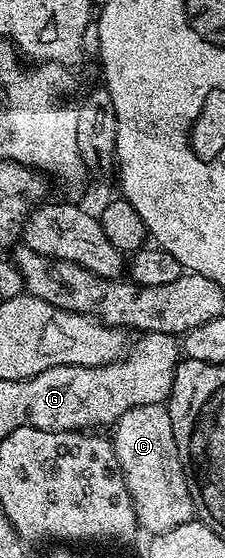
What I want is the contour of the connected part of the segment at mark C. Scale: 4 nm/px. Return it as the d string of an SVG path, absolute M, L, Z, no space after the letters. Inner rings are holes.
M163 403L144 404L124 412L122 419L113 427L112 441L116 460L134 501L139 527L145 533L147 530L147 535L172 532L172 528L180 528L180 524L195 517L190 480L172 436L169 409Z

